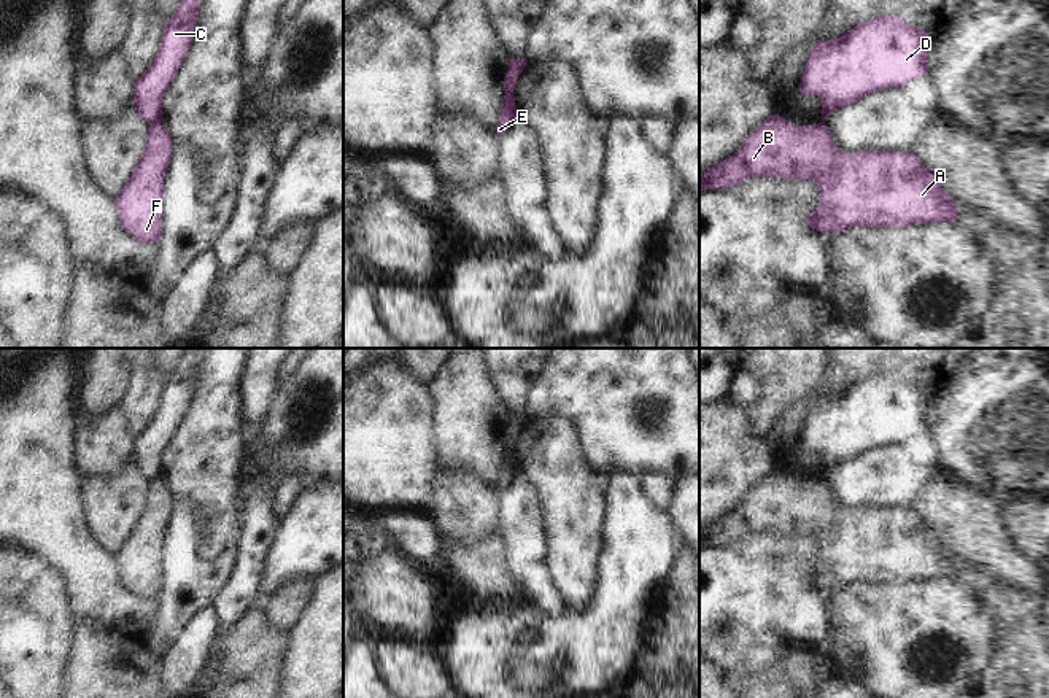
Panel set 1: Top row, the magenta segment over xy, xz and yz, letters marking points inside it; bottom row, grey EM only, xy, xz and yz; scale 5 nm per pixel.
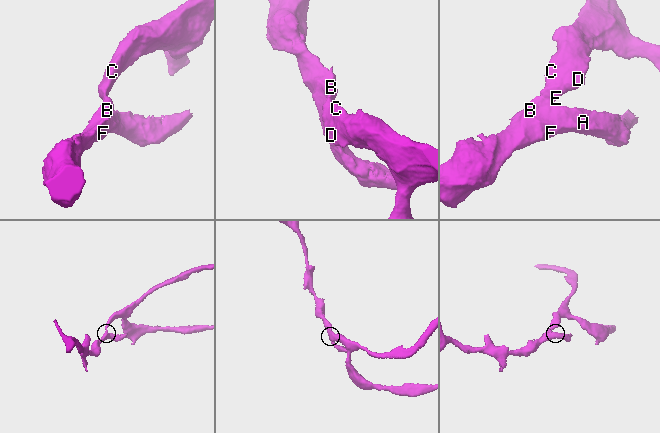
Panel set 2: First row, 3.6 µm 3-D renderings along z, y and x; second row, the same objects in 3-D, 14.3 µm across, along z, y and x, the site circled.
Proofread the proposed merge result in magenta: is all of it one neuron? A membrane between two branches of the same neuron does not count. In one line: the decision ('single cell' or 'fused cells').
fused cells

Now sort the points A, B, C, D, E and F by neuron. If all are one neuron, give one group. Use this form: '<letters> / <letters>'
A B F / C D E

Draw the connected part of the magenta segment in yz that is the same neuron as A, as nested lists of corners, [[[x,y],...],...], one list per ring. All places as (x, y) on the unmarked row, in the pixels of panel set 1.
[[[772,471],[747,493],[737,509],[710,523],[699,534],[699,547],[725,545],[750,533],[812,536],[820,545],[820,563],[806,579],[822,588],[863,584],[908,584],[936,577],[957,579],[957,563],[922,517],[909,509],[858,507],[841,509],[825,479],[803,483]]]

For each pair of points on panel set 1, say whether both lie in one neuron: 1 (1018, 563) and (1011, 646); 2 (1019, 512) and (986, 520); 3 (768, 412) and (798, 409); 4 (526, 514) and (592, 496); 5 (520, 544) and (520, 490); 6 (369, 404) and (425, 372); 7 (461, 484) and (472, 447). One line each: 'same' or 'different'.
1: different
2: different
3: different
4: different
5: same
6: different
7: different

